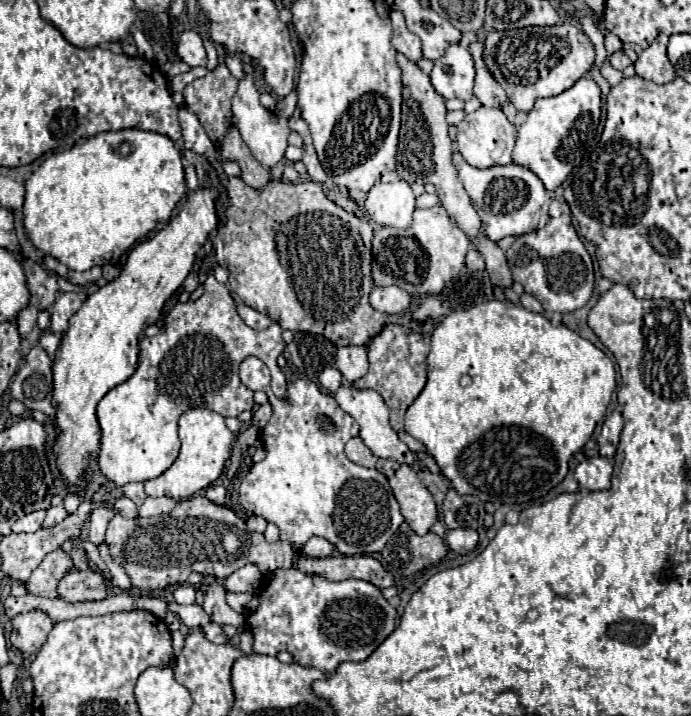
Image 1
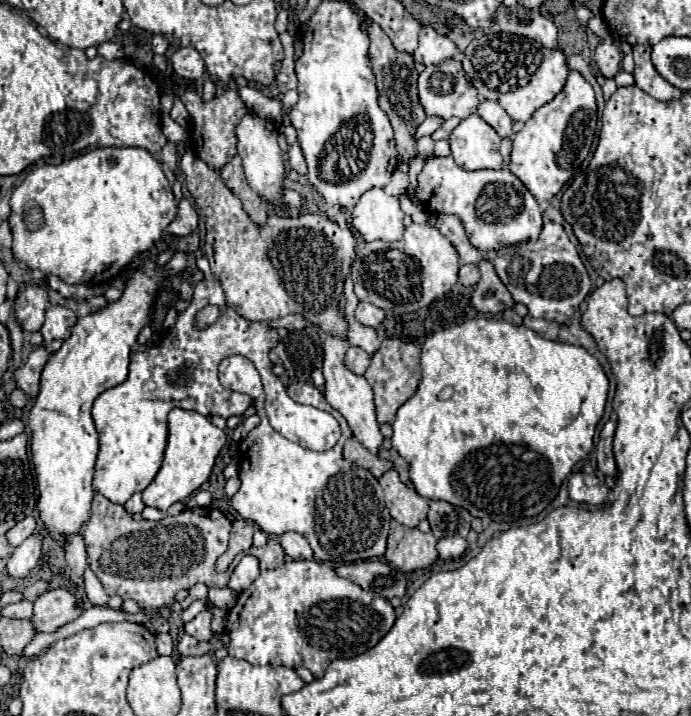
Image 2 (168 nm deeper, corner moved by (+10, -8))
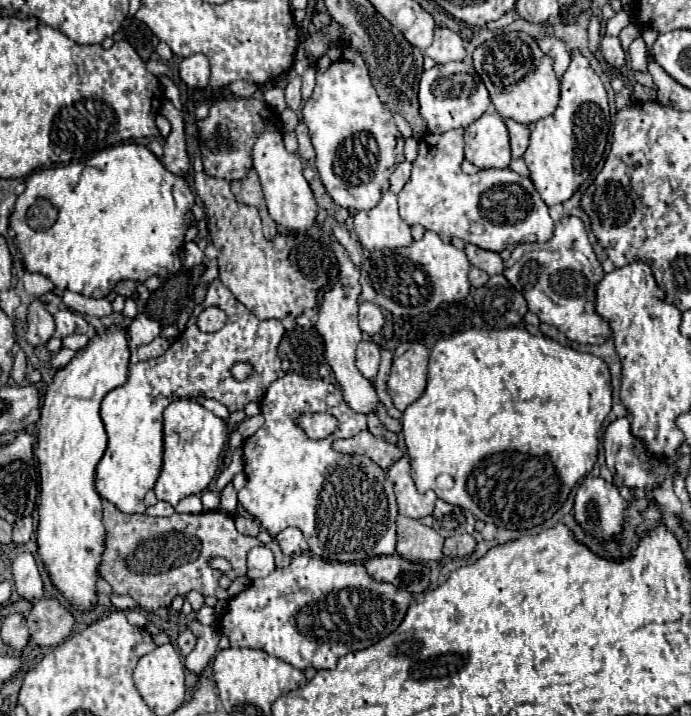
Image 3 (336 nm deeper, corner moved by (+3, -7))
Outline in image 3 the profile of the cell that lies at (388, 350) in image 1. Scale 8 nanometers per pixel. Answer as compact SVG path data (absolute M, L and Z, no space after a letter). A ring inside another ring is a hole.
M418 341L403 342L395 349L387 389L393 405L399 411L405 411L407 405L423 395L428 363L429 351Z

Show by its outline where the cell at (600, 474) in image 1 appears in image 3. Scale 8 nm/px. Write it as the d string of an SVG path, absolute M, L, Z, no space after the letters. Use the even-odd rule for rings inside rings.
M587 475L577 485L575 495L575 519L587 533L599 539L611 539L623 531L625 499L617 487L601 477Z

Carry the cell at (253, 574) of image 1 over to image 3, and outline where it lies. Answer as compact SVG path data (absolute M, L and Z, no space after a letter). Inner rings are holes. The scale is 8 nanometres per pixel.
M259 545L253 551L249 551L249 555L247 555L247 577L251 581L267 577L273 569L275 569L273 553L267 547Z

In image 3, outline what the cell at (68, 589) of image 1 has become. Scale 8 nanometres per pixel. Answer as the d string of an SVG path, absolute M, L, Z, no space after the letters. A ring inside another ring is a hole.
M39 599L33 603L33 609L27 619L31 641L39 647L59 645L73 629L75 617L67 607L57 599Z

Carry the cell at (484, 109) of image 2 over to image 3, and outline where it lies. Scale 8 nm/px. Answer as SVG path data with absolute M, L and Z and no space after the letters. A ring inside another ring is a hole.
M503 119L503 121L505 121L507 131L509 131L513 157L523 157L527 145L529 145L529 127L527 125L521 125L521 123L513 121L513 119Z

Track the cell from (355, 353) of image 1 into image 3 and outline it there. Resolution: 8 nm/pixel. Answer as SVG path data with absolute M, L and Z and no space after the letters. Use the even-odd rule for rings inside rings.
M361 341L357 345L357 369L367 379L375 379L379 369L379 347L371 341Z

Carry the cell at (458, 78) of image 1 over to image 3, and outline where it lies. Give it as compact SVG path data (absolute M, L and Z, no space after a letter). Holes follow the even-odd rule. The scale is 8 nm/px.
M445 63L435 65L433 69L421 75L419 83L419 113L427 121L431 133L445 133L457 127L467 127L479 119L491 105L489 93L469 63Z

